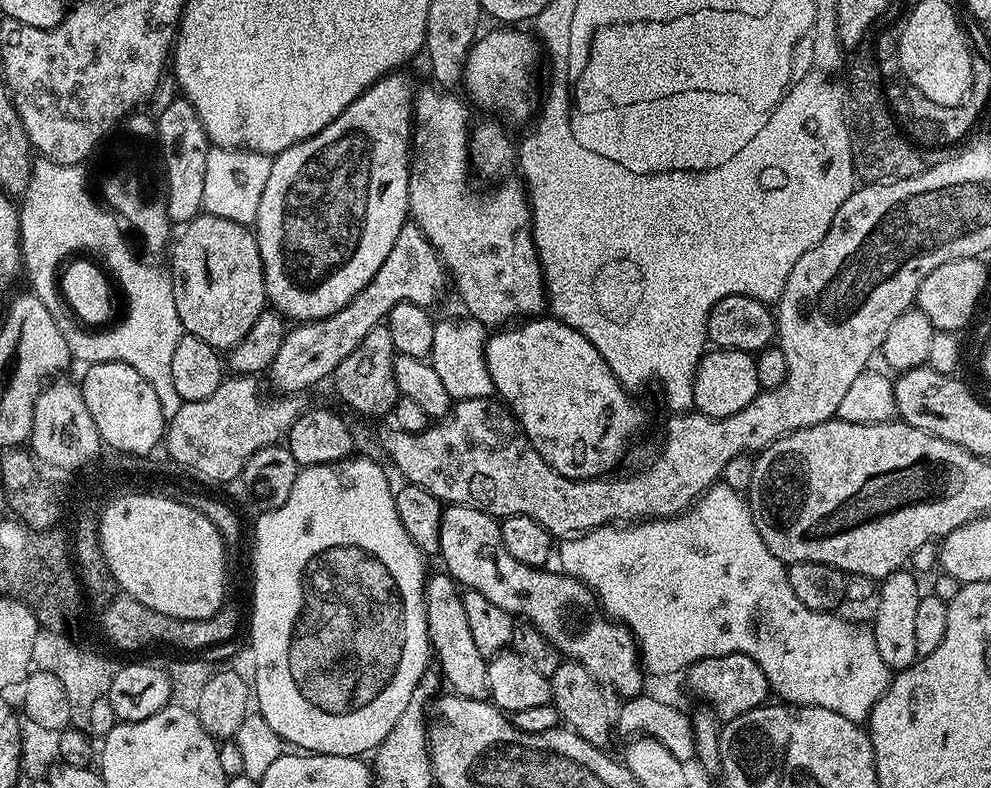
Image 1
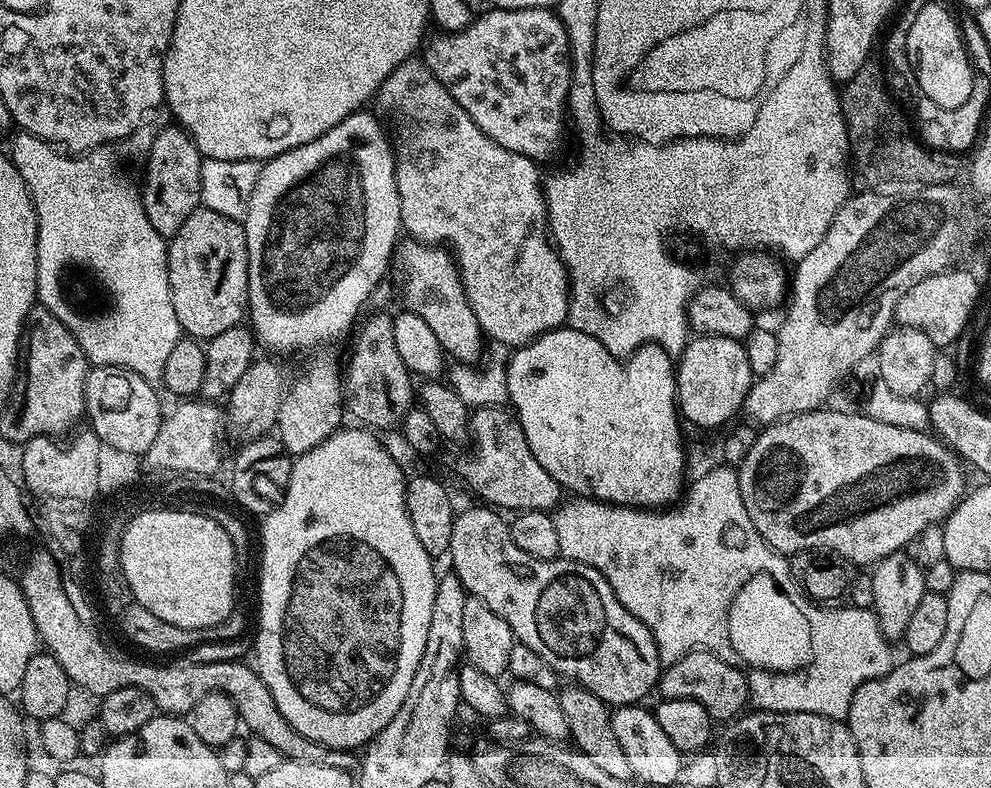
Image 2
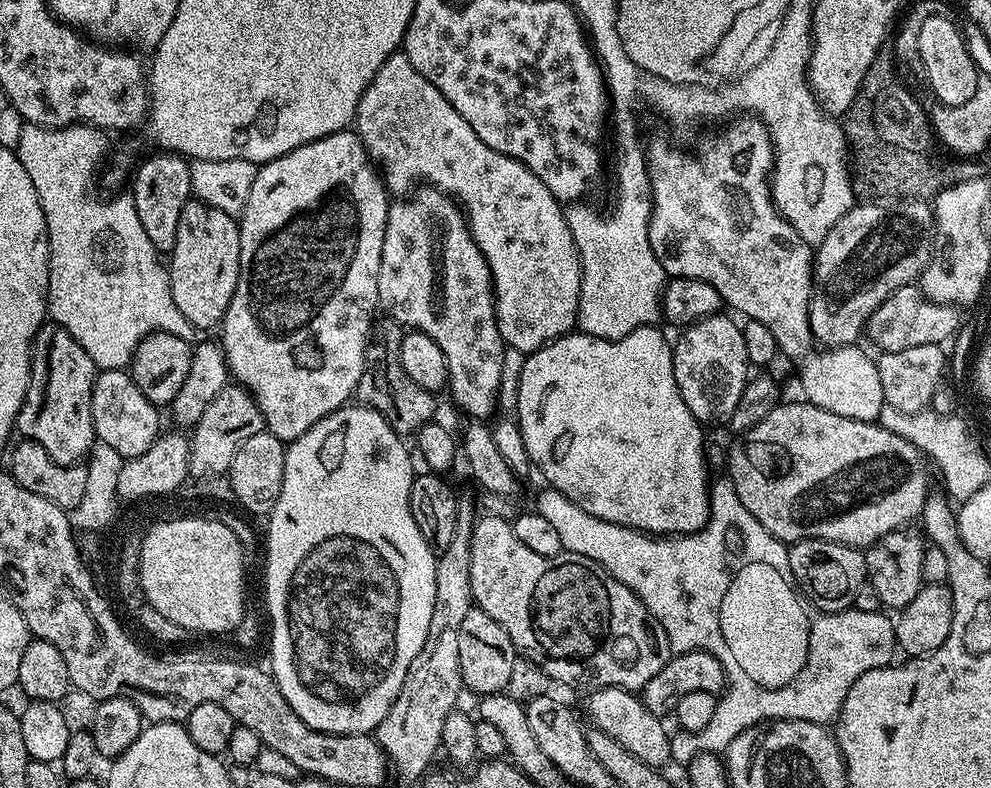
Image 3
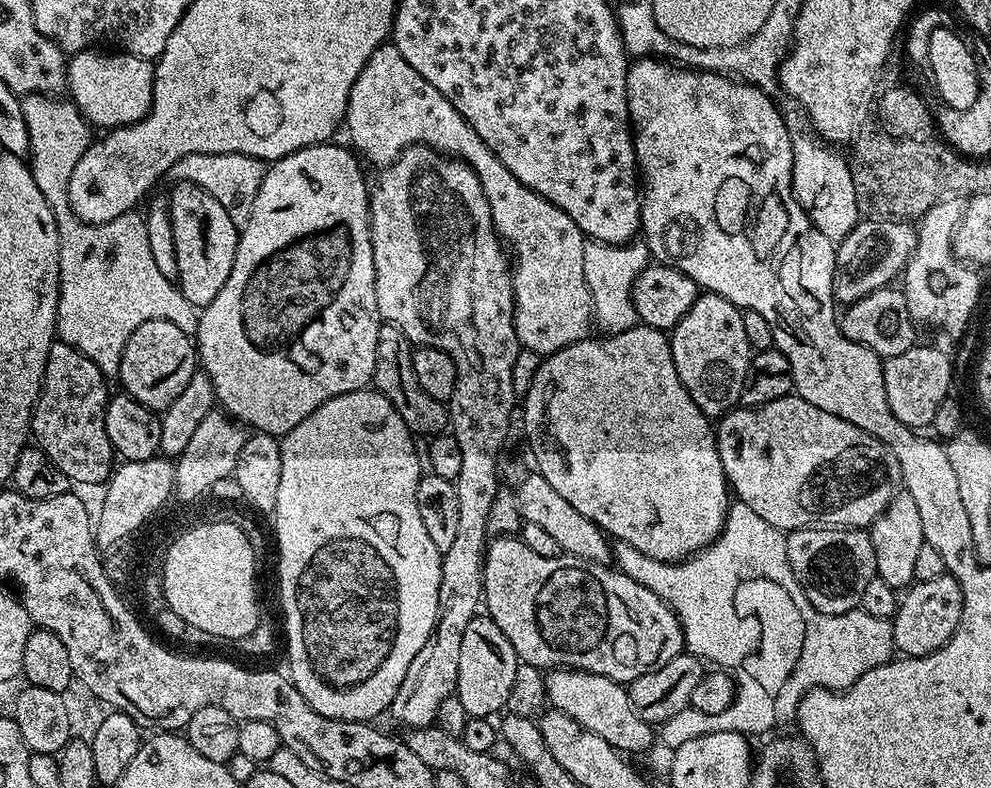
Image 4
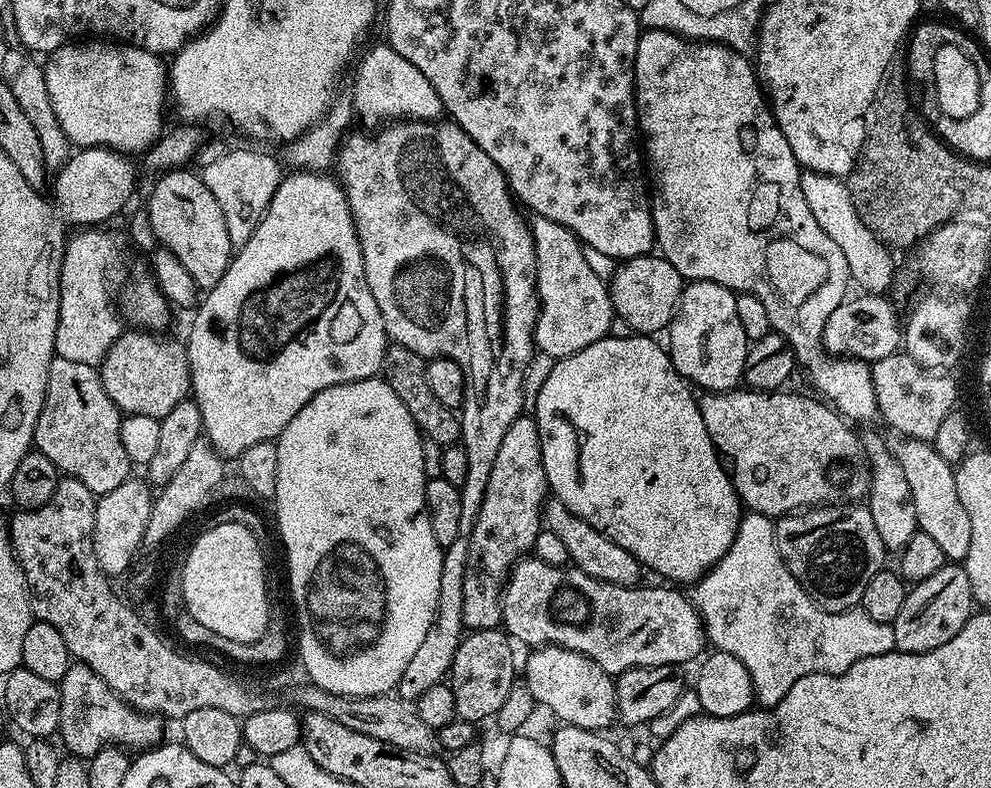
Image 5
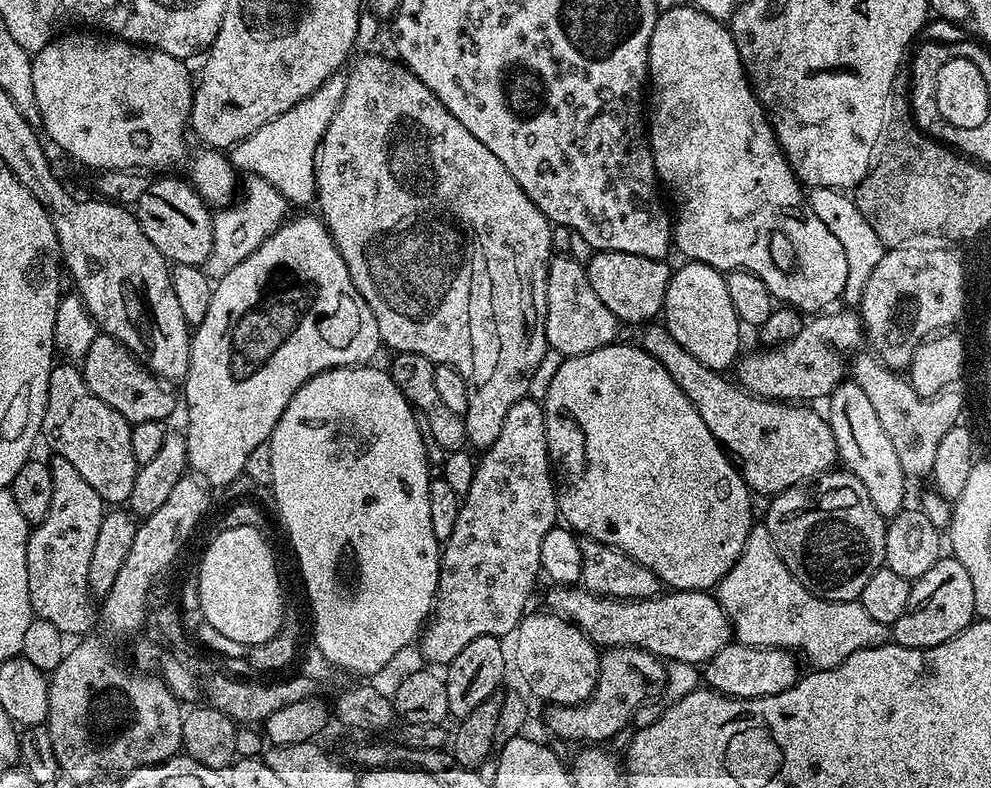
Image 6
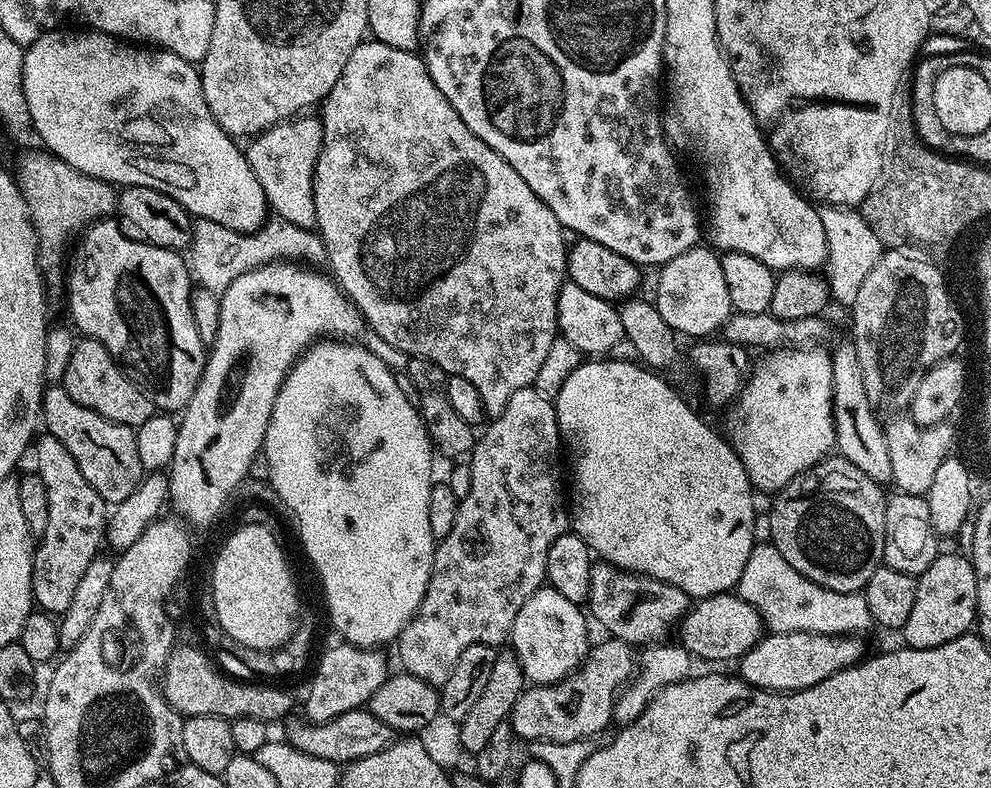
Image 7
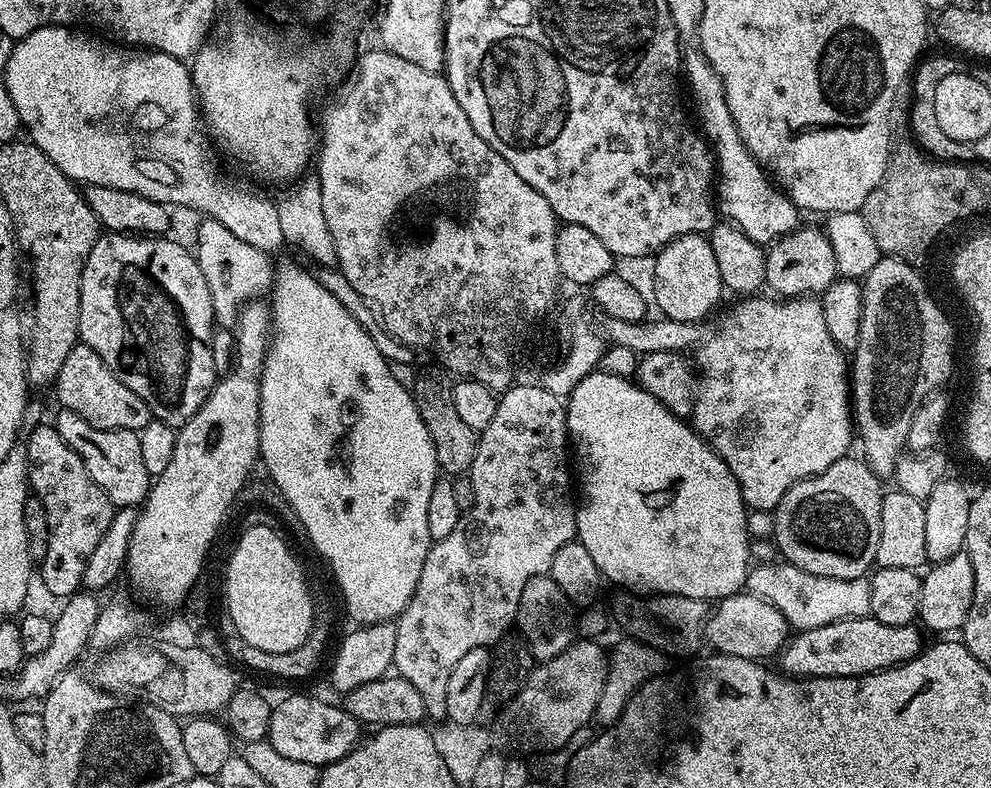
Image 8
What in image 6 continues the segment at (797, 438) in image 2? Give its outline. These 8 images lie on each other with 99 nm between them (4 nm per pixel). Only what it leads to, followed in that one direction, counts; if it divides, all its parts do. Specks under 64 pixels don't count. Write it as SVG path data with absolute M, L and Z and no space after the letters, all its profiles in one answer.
M649 323L641 332L644 333L641 334L640 340L638 339L639 347L645 348L653 358L662 362L666 374L670 374L670 378L674 378L674 382L678 382L678 390L682 390L682 394L686 394L686 398L690 398L694 410L698 410L702 422L706 422L710 434L714 434L720 447L734 457L745 484L753 493L761 492L765 498L777 496L779 492L785 492L787 488L795 488L805 482L815 480L818 476L823 476L837 463L834 434L830 430L827 419L821 413L819 416L812 409L815 407L805 406L800 402L766 400L763 396L752 395L751 392L733 383L731 379L728 381L727 375L702 366L702 362L698 362L698 358L694 358L694 354L682 350L682 346L678 346L678 342L674 342L674 334L670 334L670 330L664 327L663 323Z

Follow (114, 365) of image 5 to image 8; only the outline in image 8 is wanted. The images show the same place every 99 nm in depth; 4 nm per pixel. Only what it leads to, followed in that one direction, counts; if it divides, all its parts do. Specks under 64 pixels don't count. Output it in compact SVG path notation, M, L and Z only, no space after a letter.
M79 342L74 350L70 350L70 354L66 354L66 362L62 362L62 370L58 370L54 381L55 388L60 408L74 410L78 418L86 418L86 422L98 430L130 430L140 433L142 426L154 419L146 402L124 386L108 369L106 362L102 362L102 358L90 350L90 346Z

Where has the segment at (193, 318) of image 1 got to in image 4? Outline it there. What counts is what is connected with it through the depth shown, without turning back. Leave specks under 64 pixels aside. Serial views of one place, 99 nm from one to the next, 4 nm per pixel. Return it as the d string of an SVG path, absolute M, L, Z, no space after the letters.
M176 182L167 198L170 226L174 230L174 254L178 258L178 287L186 302L202 310L214 302L218 290L226 286L226 278L230 278L230 266L234 266L240 232L238 226L230 222L230 214L226 214L222 205L209 192L202 190L202 186Z

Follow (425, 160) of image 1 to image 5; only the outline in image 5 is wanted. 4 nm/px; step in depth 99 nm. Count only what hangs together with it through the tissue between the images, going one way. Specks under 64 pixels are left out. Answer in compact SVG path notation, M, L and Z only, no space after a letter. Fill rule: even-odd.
M380 42L365 52L358 64L350 95L358 120L372 130L398 120L439 121L445 115L444 104L434 86L426 82L426 74L422 74L386 42ZM537 215L531 217L530 227L536 243L536 296L540 299L535 347L555 358L578 354L613 331L612 299L605 277L590 270L585 245L569 228Z

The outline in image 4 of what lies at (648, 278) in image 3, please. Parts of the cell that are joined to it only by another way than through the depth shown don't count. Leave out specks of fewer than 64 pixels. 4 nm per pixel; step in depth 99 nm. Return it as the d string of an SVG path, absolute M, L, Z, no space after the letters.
M588 240L585 243L582 270L586 274L586 286L590 286L592 319L597 329L623 330L636 327L638 321L632 301L632 287L638 274L642 274L649 263L650 253L643 242L603 244L601 240Z

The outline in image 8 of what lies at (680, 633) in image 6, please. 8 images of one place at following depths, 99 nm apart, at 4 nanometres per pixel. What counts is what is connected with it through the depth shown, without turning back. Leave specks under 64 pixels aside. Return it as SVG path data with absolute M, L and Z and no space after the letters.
M741 590L734 596L719 601L711 609L708 624L704 628L704 639L709 649L721 656L737 656L747 660L767 661L767 656L775 657L790 639L790 626L782 614L769 600L753 596Z

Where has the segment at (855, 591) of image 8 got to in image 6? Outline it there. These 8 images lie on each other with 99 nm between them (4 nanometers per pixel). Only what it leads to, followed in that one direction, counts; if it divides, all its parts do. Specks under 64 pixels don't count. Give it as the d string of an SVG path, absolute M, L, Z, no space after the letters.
M763 522L753 523L744 552L738 562L727 572L716 588L716 597L723 610L732 622L733 635L742 644L754 645L757 648L787 648L802 654L812 663L813 669L837 668L850 654L863 648L876 648L889 643L889 625L870 618L862 610L859 600L823 600L816 596L782 562L772 545L770 530Z

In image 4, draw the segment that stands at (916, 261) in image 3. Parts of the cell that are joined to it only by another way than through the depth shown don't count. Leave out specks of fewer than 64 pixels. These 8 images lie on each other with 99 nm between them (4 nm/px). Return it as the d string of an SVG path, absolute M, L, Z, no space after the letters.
M887 218L861 219L854 225L852 232L846 234L846 238L836 244L836 273L832 283L832 295L841 305L847 306L853 304L855 300L866 298L866 294L870 294L874 290L889 287L895 281L892 279L895 276L897 279L903 273L910 254L914 254L915 245L916 230L909 221Z

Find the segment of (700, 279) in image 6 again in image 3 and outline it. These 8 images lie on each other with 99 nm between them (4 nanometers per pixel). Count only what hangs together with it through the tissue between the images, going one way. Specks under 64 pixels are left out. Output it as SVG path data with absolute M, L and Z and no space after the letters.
M724 315L707 316L688 325L672 344L674 382L678 382L682 402L690 406L690 414L701 422L723 421L731 416L750 379L746 342L742 342L740 324L732 321L731 315Z

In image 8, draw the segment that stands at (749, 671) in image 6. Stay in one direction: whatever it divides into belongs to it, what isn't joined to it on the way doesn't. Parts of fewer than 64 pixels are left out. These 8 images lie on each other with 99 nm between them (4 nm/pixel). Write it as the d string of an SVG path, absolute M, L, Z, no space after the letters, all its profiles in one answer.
M871 614L851 616L826 626L797 631L780 649L778 668L784 675L793 678L868 677L872 672L893 668L919 656L926 647L923 635L925 633L916 624L886 626L886 622L878 622Z

